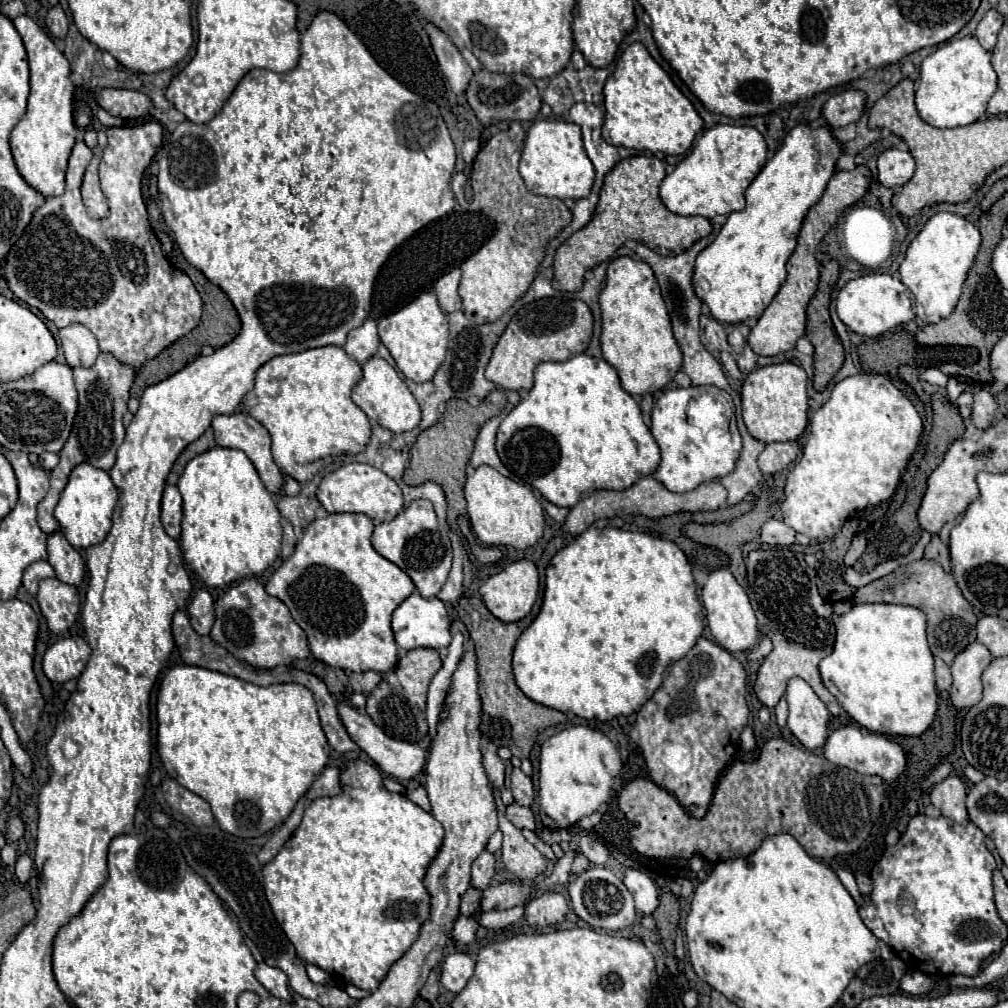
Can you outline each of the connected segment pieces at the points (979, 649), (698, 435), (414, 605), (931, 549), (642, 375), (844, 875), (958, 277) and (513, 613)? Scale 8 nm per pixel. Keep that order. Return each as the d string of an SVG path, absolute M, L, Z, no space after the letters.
M973 642L963 652L959 652L951 664L953 686L949 690L951 704L955 708L971 708L981 700L981 672L991 662L989 650Z
M715 386L667 388L653 406L649 430L661 448L661 462L653 472L653 478L671 492L689 492L707 480L729 474L735 468L735 460L741 452L741 436L735 422L733 398L725 390L719 390Z
M413 592L409 598L405 598L395 608L393 620L391 620L395 642L403 650L413 650L413 648L443 648L443 646L449 646L449 642L451 642L449 626L451 626L451 618L449 618L449 614L445 610L445 604L439 598L425 600L417 592Z
M933 536L931 542L925 546L923 560L937 560L947 572L951 572L951 568L949 568L949 548L947 548L947 544L943 544L939 540L939 536Z
M619 256L607 268L607 280L599 292L601 306L601 350L603 358L617 370L621 386L629 394L653 394L663 390L681 368L681 350L673 340L669 314L653 270L629 256Z
M839 868L837 870L837 876L843 880L843 886L851 892L851 896L855 898L855 900L859 900L861 902L861 892L859 892L859 888L857 888L857 884L855 884L855 878L853 878L853 874L847 870L847 868Z
M937 212L927 220L927 224L909 244L907 254L899 266L901 282L915 296L917 318L921 318L925 324L933 324L947 318L953 312L961 296L967 272L973 266L979 244L981 244L979 230L963 216Z
M515 560L511 564L507 564L501 572L493 574L487 578L487 582L479 588L479 594L483 598L483 604L487 606L487 610L499 618L501 622L517 622L521 618L525 618L539 594L539 574L533 562L529 560Z

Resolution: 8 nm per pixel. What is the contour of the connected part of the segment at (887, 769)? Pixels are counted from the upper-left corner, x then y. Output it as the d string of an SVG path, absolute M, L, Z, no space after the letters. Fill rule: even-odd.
M845 726L831 732L823 746L823 756L837 766L851 768L859 774L875 774L883 780L895 780L905 770L905 754L899 744L887 740L883 734L875 734L857 726Z

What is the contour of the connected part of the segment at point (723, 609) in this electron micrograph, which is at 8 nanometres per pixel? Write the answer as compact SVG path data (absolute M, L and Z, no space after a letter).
M721 568L709 574L705 586L701 588L701 602L707 612L707 626L713 638L729 652L743 652L757 646L757 618L745 590L737 584L729 568Z

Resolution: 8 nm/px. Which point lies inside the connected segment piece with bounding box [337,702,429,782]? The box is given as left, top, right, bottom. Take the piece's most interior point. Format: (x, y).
(401, 760)

